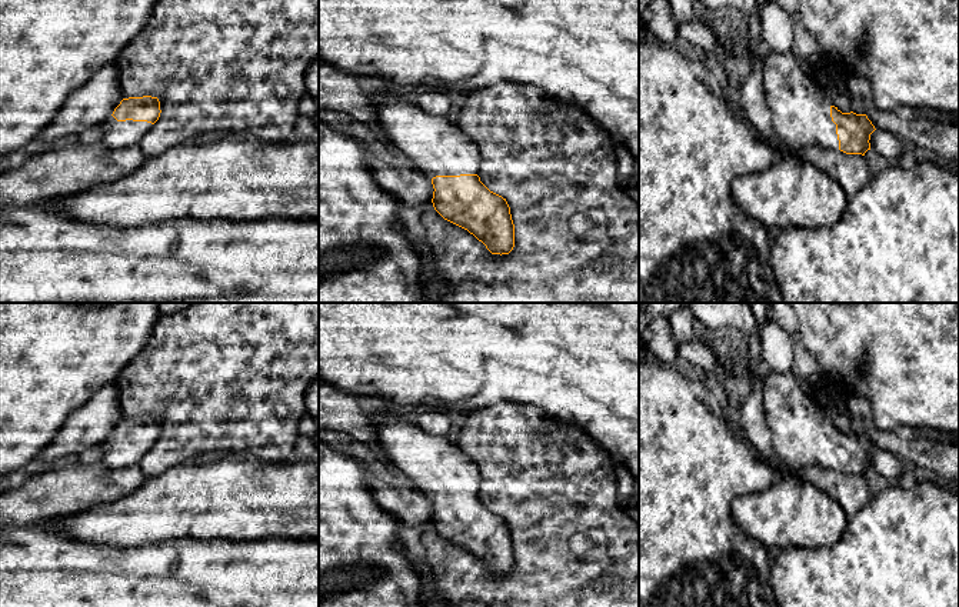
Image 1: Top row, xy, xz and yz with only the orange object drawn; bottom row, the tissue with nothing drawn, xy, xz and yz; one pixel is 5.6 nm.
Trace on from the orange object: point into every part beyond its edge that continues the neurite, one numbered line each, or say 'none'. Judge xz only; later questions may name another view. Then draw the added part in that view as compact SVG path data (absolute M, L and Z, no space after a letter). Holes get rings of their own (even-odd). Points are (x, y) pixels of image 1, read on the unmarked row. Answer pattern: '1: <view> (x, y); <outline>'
1: xz (436, 467); M392 411L372 417L377 443L396 470L433 498L436 496L477 494L479 467L443 436L432 436L409 417Z

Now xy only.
1: xy (116, 454); M113 436L100 446L100 460L110 468L127 468L140 464L151 448L147 441L117 441Z

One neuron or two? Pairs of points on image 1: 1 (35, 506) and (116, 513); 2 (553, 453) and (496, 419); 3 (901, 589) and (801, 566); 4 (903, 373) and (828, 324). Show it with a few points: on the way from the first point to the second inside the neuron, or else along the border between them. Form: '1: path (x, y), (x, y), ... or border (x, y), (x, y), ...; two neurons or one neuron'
1: border (119, 497), (79, 513), (55, 519); two neurons
2: path (539, 439), (525, 424), (510, 423); one neuron
3: path (876, 589), (829, 589), (825, 584); one neuron
4: path (885, 354), (855, 324), (846, 324); one neuron

